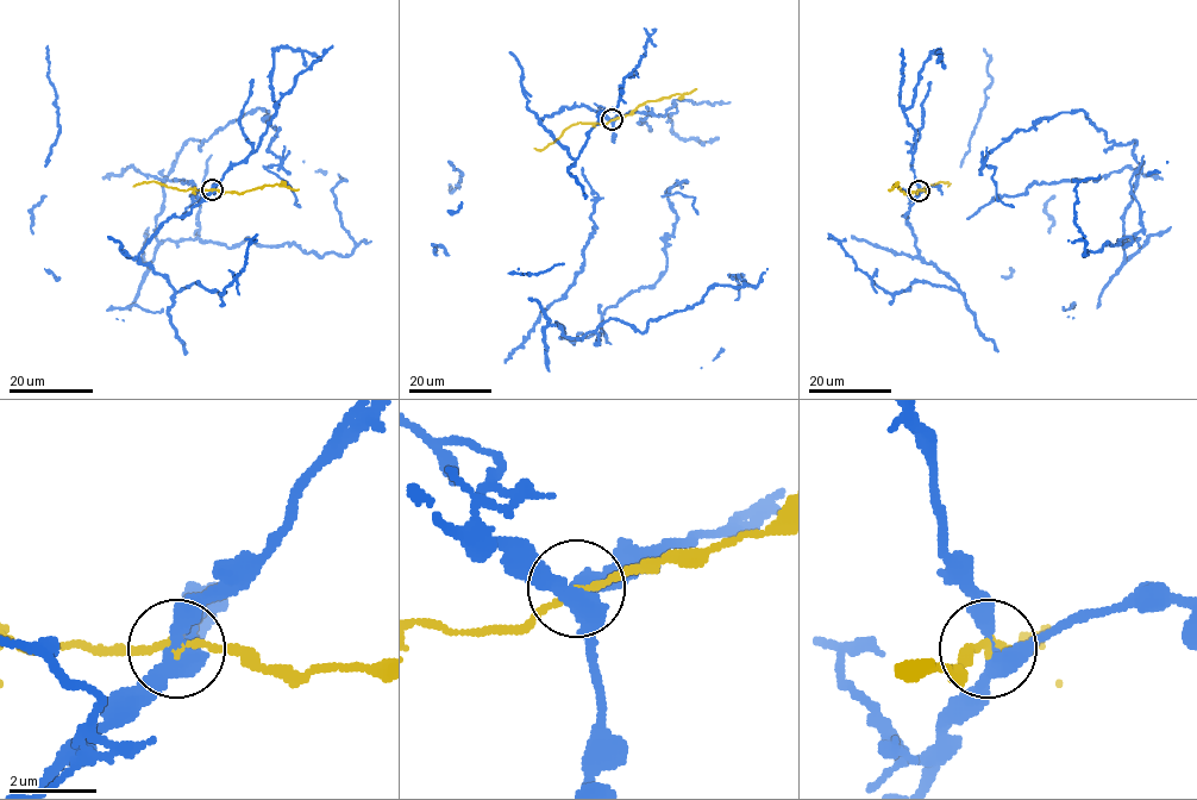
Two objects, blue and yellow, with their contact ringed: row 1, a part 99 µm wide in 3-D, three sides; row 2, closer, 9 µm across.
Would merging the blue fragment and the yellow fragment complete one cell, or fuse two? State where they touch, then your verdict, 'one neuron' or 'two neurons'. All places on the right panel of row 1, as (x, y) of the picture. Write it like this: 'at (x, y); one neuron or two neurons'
at (919, 191); two neurons

